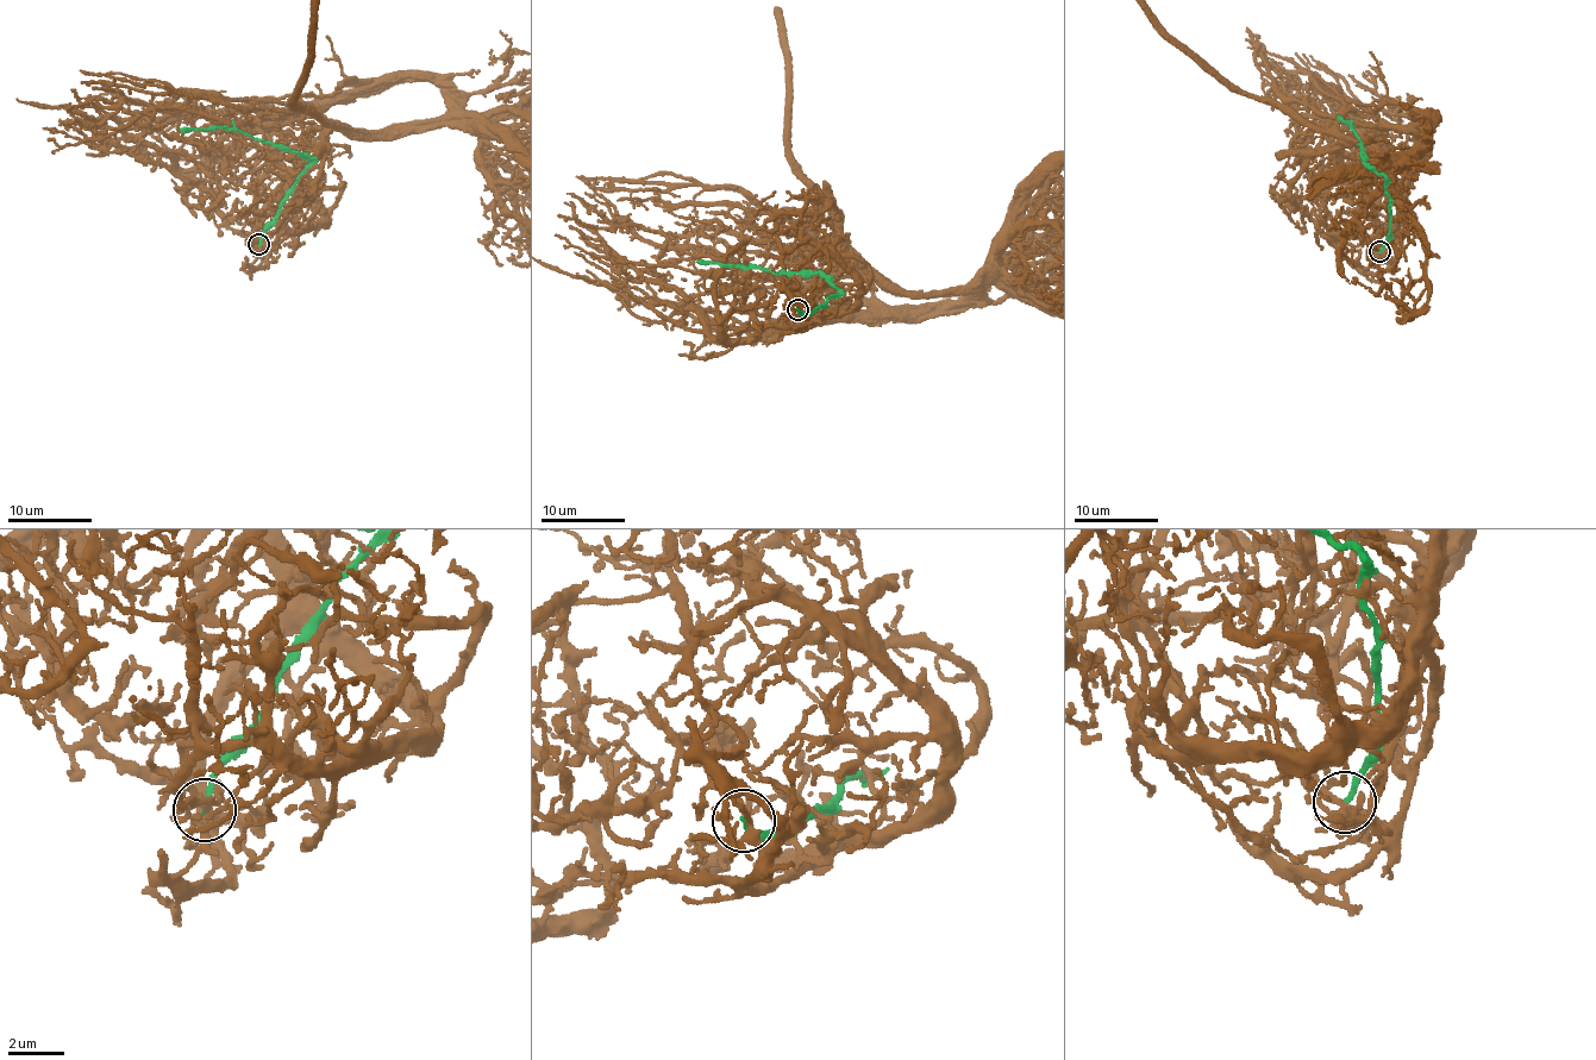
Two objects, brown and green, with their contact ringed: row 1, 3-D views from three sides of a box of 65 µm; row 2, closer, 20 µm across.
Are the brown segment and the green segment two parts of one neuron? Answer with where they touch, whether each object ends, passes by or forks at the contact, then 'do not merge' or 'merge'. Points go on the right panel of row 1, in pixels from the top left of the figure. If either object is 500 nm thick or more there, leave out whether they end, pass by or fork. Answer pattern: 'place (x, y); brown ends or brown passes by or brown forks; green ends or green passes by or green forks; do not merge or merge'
place (1379, 251); brown forks; green ends; do not merge

